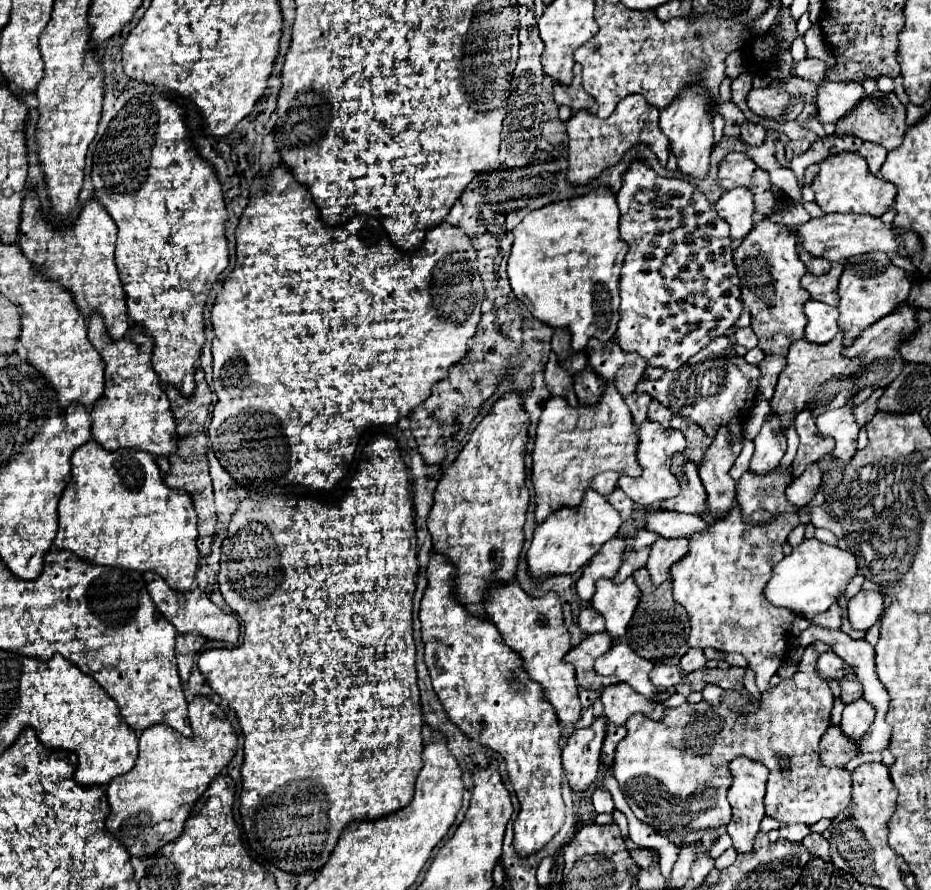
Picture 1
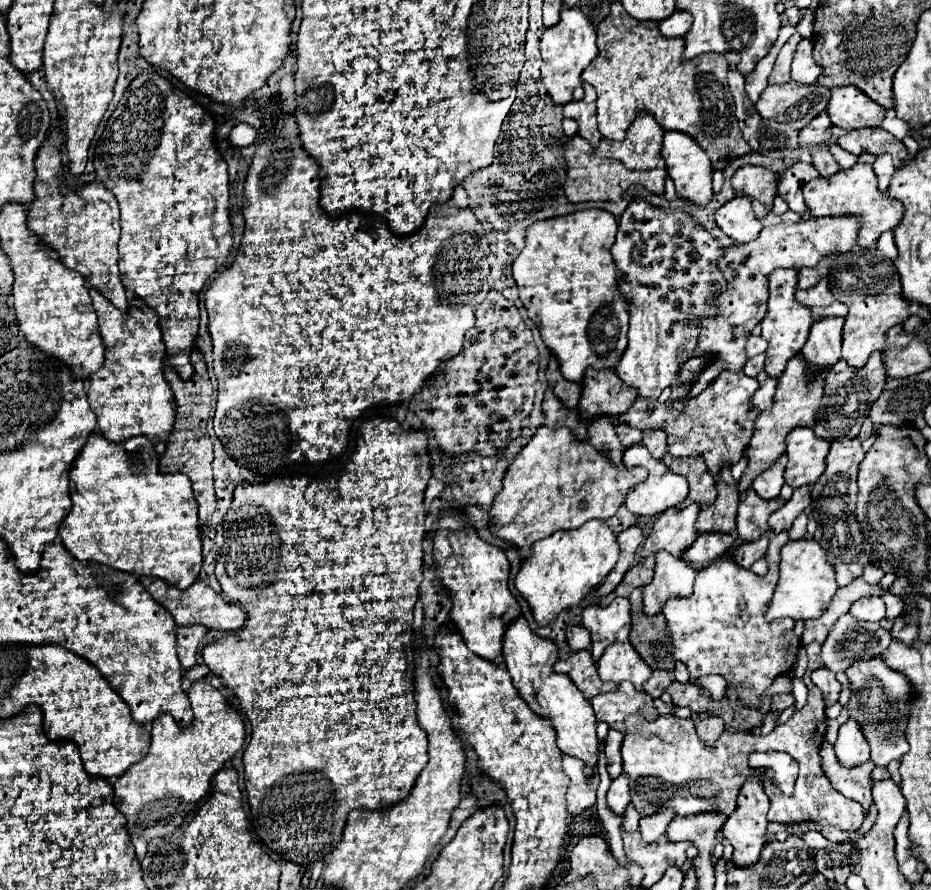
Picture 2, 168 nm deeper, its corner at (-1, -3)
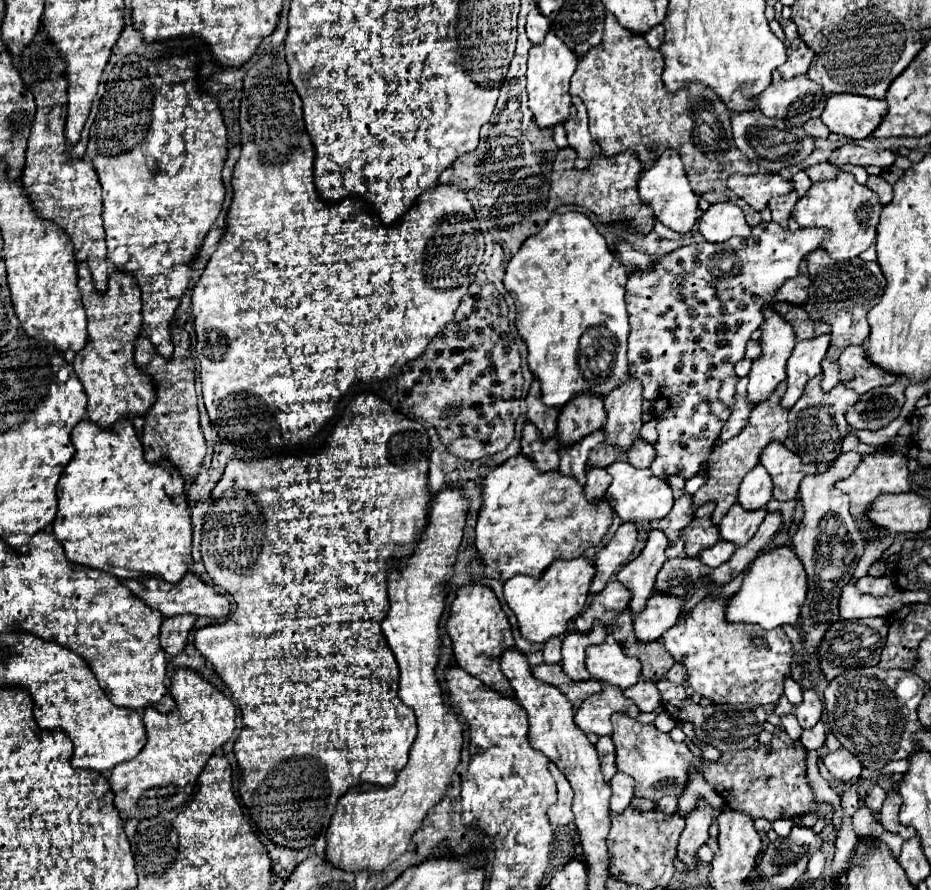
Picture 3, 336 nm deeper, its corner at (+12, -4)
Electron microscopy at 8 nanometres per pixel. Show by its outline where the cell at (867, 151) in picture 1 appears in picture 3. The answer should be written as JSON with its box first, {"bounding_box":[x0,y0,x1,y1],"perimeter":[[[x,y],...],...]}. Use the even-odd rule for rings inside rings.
{"bounding_box":[867,176,893,204],"perimeter":[[[869,176],[867,178],[867,186],[879,196],[881,204],[889,204],[891,198],[893,198],[893,190],[891,190],[891,184],[883,178],[883,176]]]}

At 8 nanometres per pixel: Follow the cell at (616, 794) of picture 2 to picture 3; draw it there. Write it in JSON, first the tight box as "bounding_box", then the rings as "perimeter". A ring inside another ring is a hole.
{"bounding_box":[609,772,633,812],"perimeter":[[[617,772],[613,776],[613,780],[609,782],[611,786],[611,812],[623,812],[625,808],[629,808],[629,802],[633,798],[633,778]]]}

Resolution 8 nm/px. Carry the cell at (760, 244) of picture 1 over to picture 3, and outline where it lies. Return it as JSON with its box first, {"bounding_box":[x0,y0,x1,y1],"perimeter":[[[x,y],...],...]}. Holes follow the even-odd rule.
{"bounding_box":[747,304,797,404],"perimeter":[[[765,304],[763,314],[765,314],[765,320],[763,320],[763,324],[759,328],[761,330],[761,340],[759,340],[761,356],[753,360],[753,366],[751,366],[751,372],[749,372],[749,386],[747,386],[747,398],[751,402],[755,402],[755,404],[759,404],[767,396],[771,396],[771,392],[777,388],[777,384],[787,378],[785,362],[791,356],[791,350],[793,350],[793,346],[797,342],[793,326],[783,316],[777,316],[777,312],[773,312],[773,308],[769,304]]]}

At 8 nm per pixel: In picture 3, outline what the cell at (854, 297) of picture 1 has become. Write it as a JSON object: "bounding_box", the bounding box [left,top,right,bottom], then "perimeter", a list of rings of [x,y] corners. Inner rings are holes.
{"bounding_box":[805,248,885,390],"perimeter":[[[823,248],[813,250],[807,256],[809,274],[811,274],[811,286],[809,286],[809,300],[805,304],[805,310],[813,320],[825,320],[831,324],[831,346],[823,358],[823,390],[831,390],[839,380],[839,368],[837,368],[837,356],[851,346],[851,344],[863,344],[869,338],[869,322],[867,312],[881,300],[885,292],[885,276],[877,262],[865,262],[861,258],[853,258],[847,262],[833,260]]]}

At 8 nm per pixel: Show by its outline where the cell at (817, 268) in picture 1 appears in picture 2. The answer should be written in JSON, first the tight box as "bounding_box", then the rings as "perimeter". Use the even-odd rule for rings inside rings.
{"bounding_box":[798,267,820,289],"perimeter":[[[818,267],[798,271],[798,287],[800,287],[800,289],[810,289],[810,287],[814,287],[818,281],[820,281]]]}

